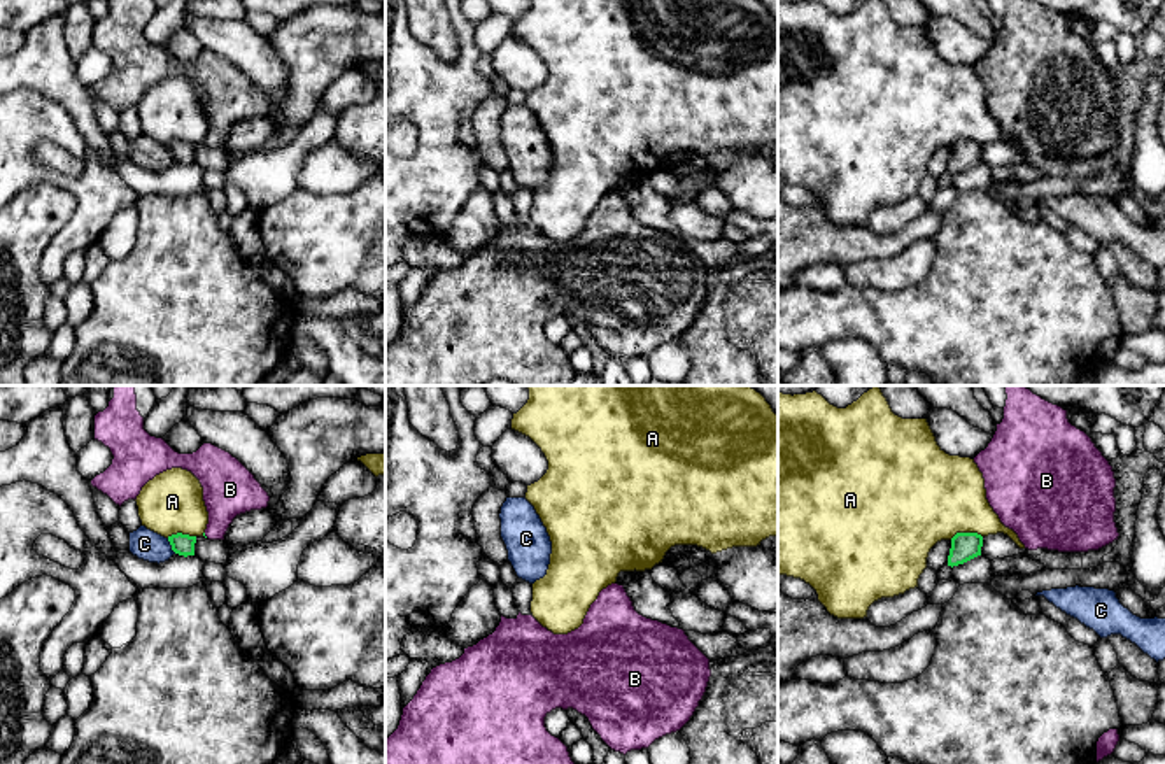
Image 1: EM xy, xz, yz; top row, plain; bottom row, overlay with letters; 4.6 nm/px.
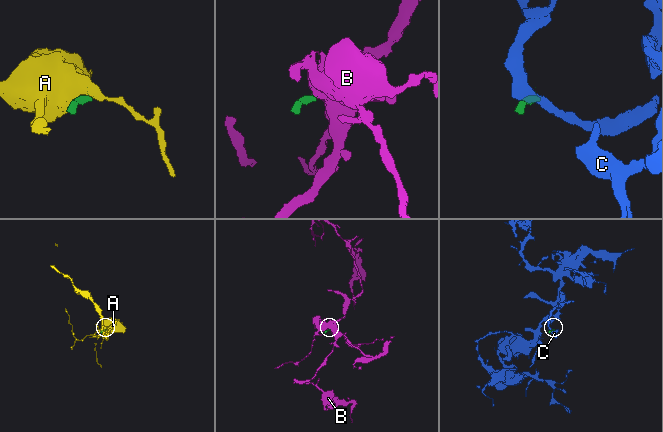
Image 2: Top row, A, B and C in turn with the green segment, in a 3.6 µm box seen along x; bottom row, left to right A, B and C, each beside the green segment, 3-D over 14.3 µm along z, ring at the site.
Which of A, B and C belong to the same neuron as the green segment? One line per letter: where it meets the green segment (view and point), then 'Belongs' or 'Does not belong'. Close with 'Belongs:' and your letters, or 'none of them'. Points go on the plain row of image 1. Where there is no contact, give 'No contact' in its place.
A: Touches green at yz (966, 141). Does not belong
B: Touches green at xy (204, 142). Belongs
C: Touches green at xy (170, 151). Does not belong
Belongs: B

